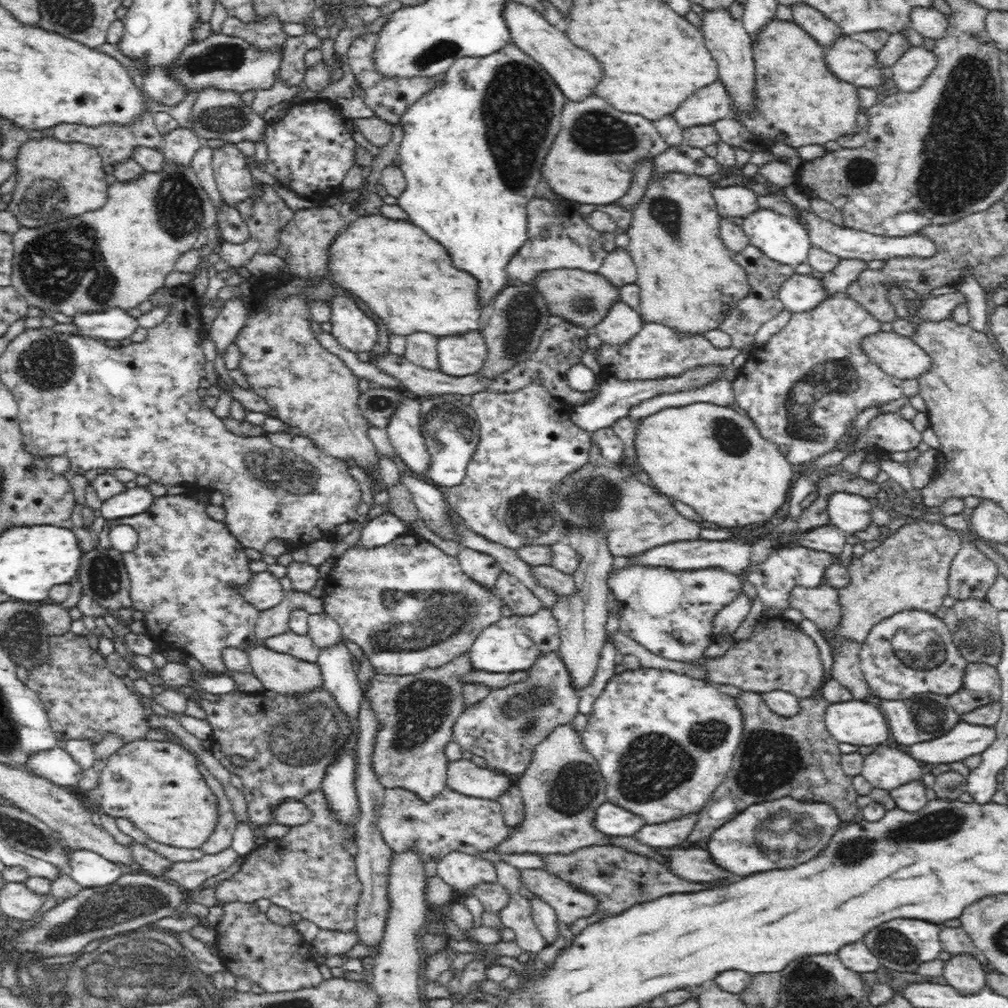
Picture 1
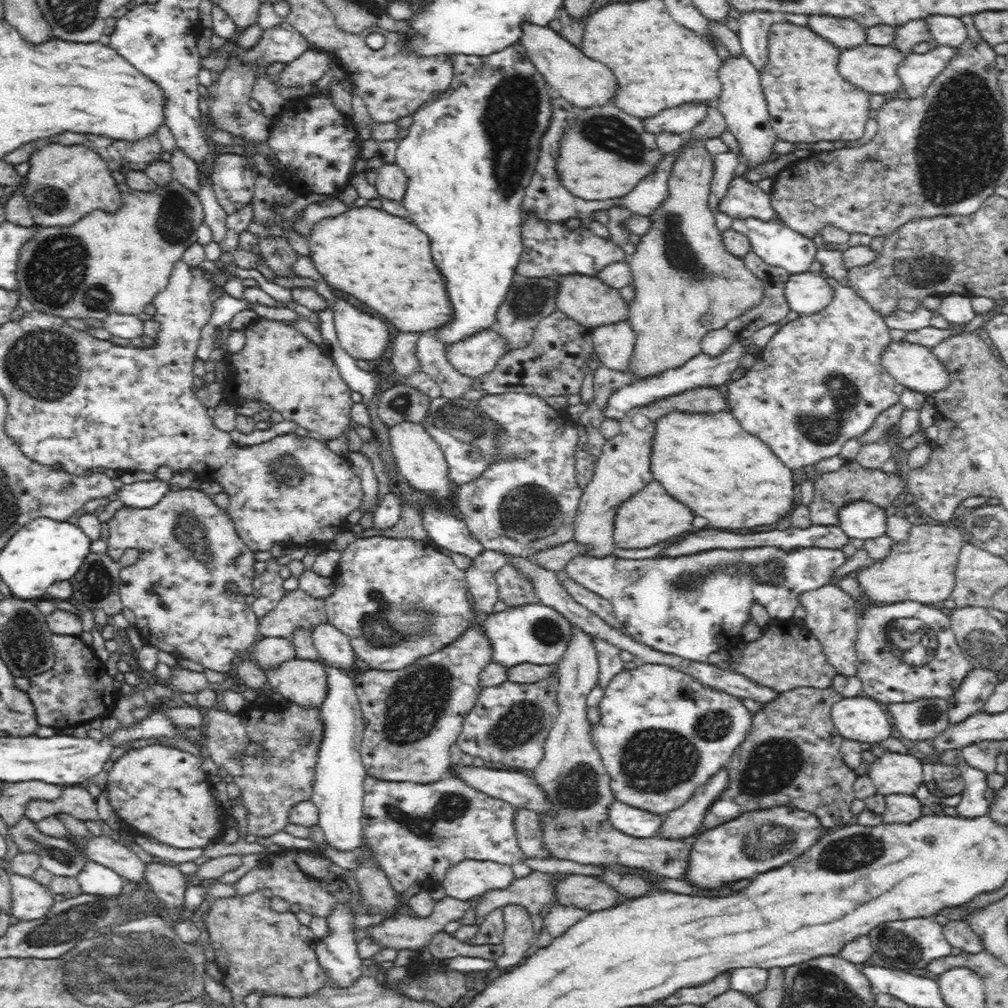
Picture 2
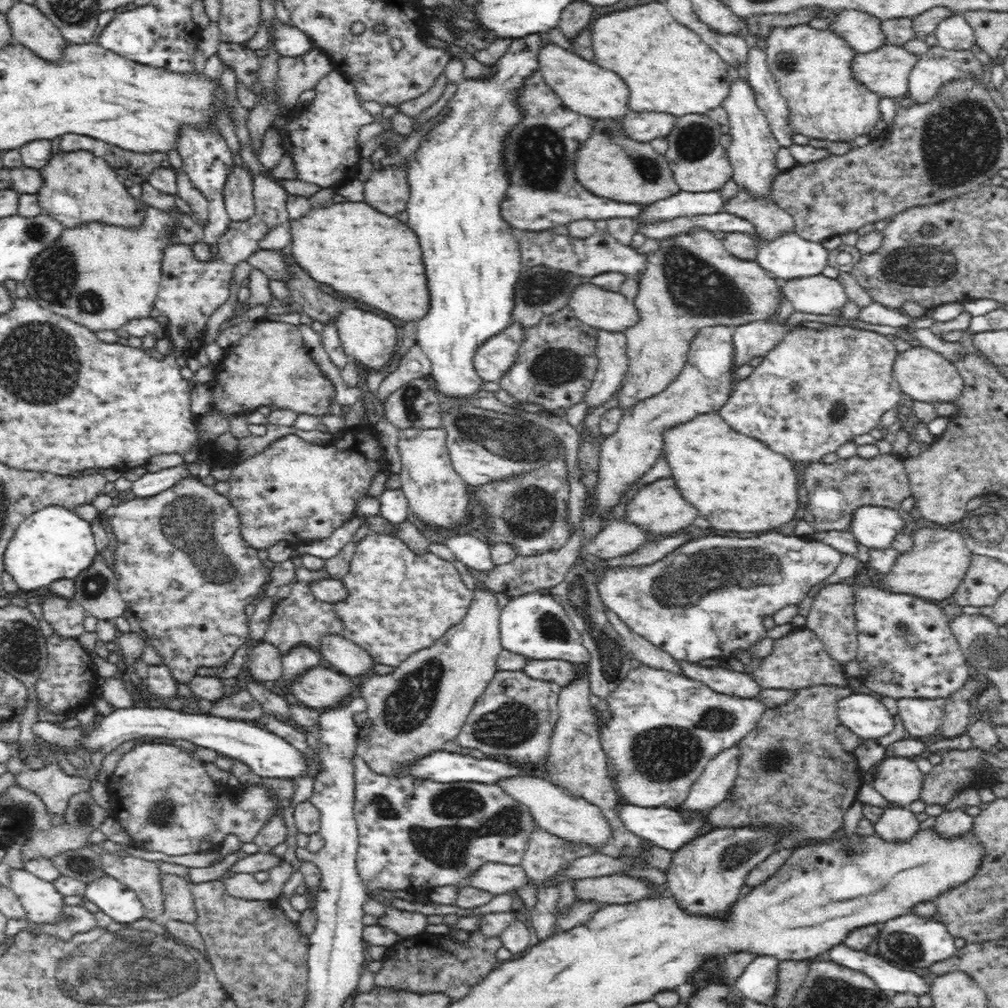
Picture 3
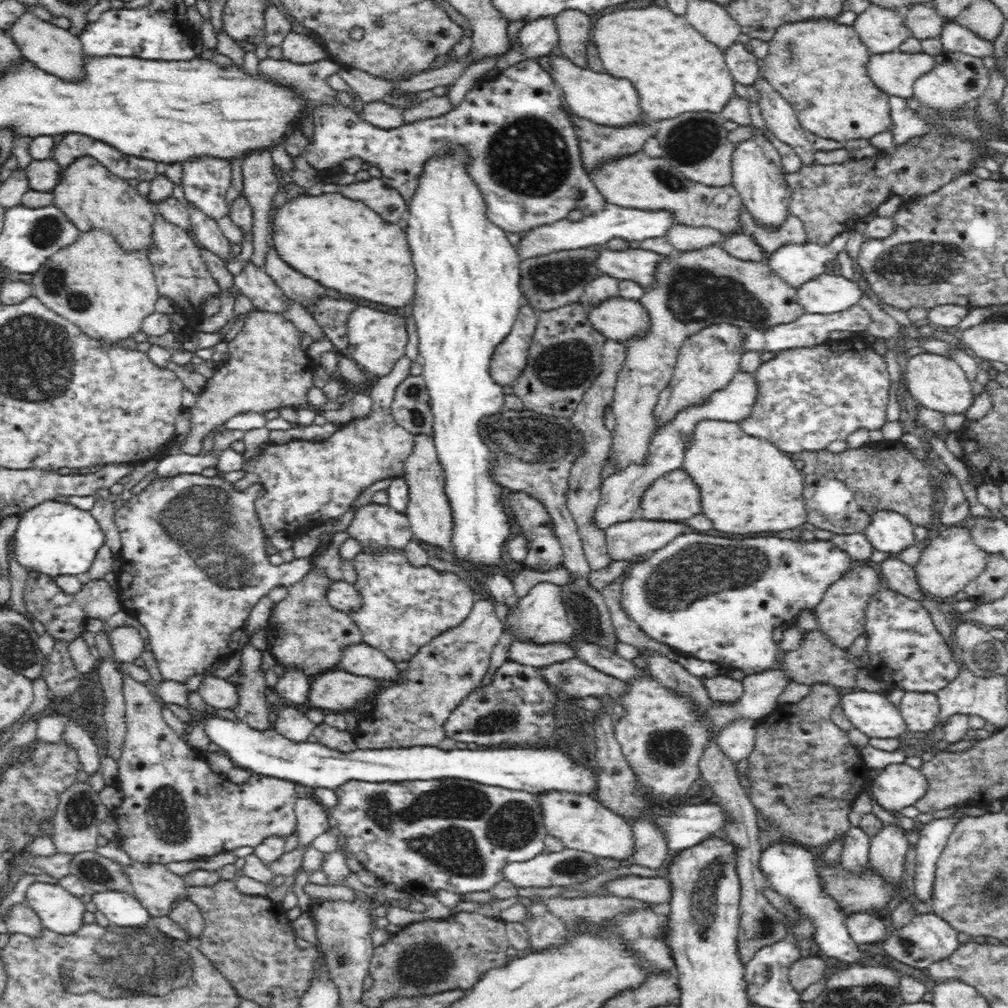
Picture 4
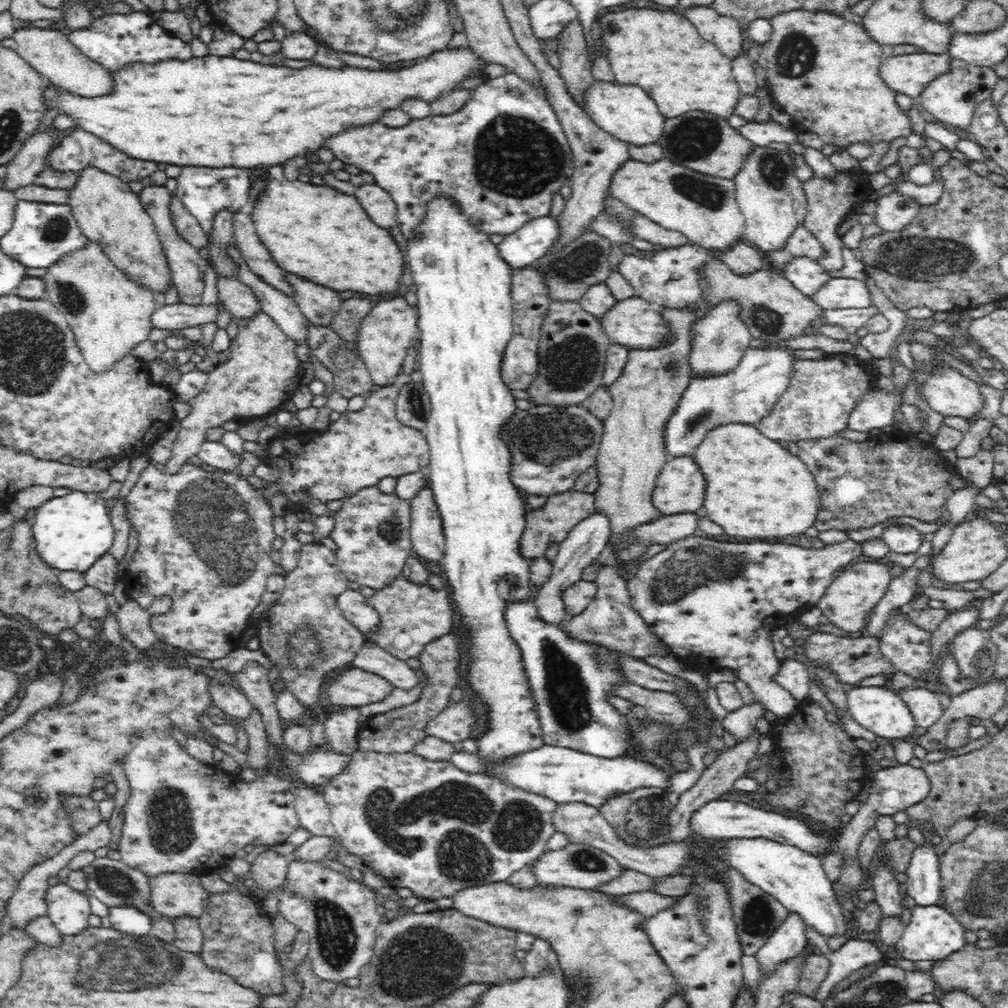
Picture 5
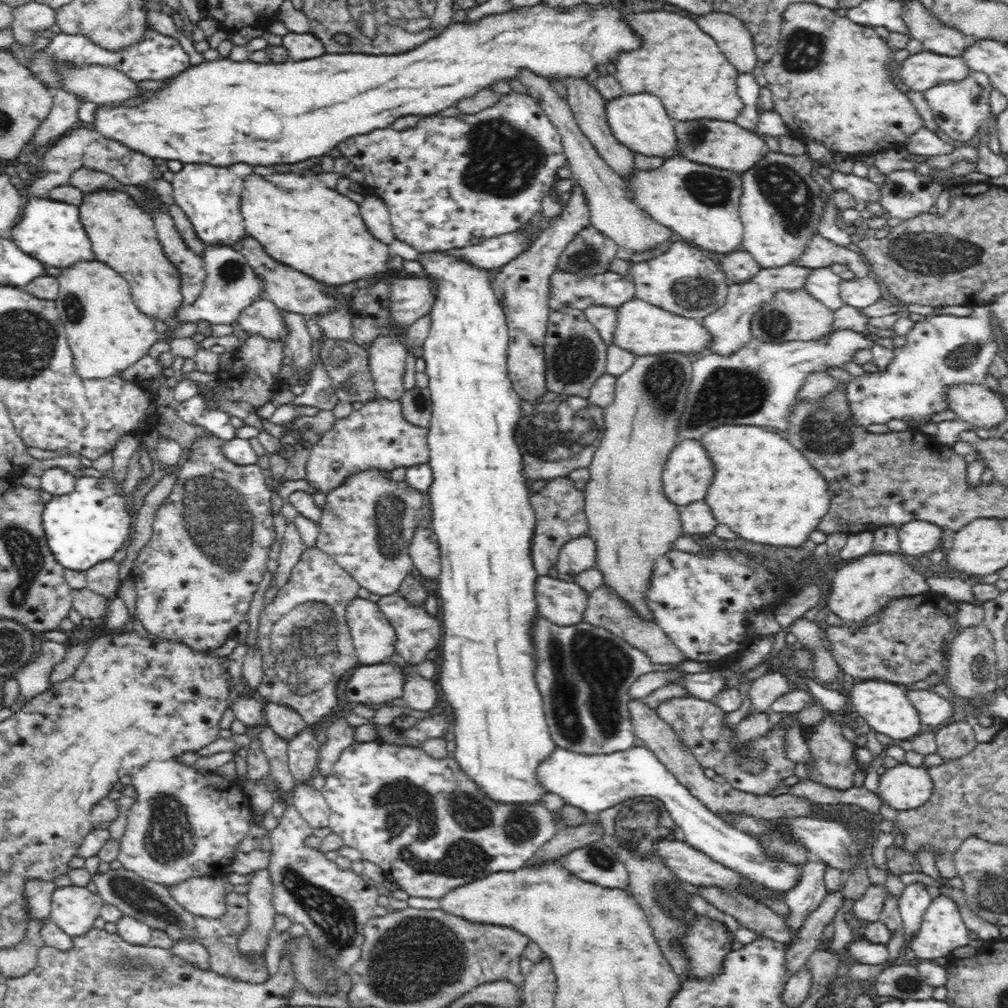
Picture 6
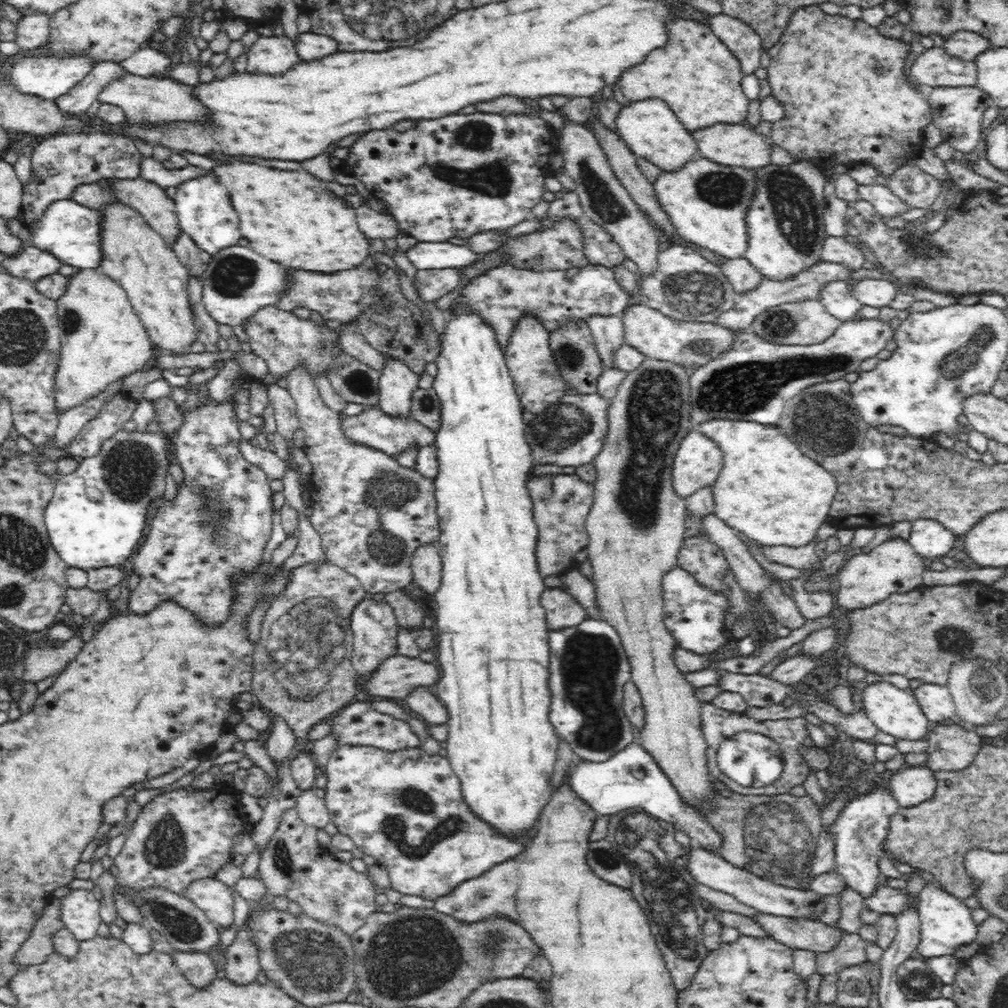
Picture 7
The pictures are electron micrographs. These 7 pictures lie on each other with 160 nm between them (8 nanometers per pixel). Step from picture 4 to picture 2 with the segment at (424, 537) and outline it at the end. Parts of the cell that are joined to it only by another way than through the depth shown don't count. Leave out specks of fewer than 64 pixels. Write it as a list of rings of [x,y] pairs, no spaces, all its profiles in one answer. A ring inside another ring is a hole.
[[[403,420],[393,424],[389,427],[388,438],[399,472],[412,488],[434,500],[452,497],[454,485],[447,480],[447,464],[443,460],[443,452],[431,435],[425,431],[423,423]]]

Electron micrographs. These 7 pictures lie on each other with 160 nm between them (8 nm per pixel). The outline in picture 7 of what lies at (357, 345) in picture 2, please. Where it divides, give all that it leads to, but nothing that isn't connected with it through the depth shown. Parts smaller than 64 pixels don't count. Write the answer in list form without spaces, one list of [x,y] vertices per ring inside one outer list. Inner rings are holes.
[[[482,255],[482,258],[470,267],[417,270],[415,288],[420,298],[427,303],[428,300],[437,301],[445,294],[452,292],[461,283],[463,270],[474,268],[484,258],[486,256]],[[386,357],[379,378],[378,408],[386,415],[410,418],[412,396],[419,389],[419,375],[404,362]]]

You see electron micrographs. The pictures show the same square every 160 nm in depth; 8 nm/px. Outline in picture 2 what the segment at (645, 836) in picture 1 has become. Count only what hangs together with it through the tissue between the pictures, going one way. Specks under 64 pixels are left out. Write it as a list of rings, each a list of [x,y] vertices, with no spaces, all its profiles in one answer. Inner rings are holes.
[[[725,768],[718,770],[718,774],[698,788],[694,796],[684,806],[680,806],[673,812],[668,813],[662,819],[655,836],[668,840],[688,838],[698,832],[703,826],[706,809],[712,804],[714,798],[718,798],[727,785]]]

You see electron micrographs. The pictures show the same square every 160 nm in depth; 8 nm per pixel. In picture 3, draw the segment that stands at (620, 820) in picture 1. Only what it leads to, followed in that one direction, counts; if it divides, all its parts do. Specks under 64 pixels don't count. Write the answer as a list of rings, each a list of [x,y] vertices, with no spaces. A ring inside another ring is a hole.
[[[633,804],[619,806],[621,823],[634,835],[643,838],[645,841],[662,848],[676,851],[677,848],[684,846],[690,840],[698,837],[698,832],[706,826],[704,816],[693,813],[684,815],[676,809],[668,807],[648,808]]]

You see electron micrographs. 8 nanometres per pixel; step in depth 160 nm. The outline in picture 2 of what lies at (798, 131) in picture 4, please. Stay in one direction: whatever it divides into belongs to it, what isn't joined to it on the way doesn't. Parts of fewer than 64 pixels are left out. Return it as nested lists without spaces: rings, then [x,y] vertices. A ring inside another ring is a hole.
[[[754,9],[740,12],[737,35],[739,36],[742,52],[758,67],[758,70],[767,61],[770,26],[777,22],[779,17],[772,11],[766,10]]]

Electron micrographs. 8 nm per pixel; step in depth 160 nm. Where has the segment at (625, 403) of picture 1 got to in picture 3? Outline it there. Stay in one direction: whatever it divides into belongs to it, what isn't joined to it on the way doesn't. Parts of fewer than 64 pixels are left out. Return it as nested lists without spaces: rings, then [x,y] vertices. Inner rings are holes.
[[[765,319],[735,327],[731,370],[735,371],[752,358],[764,356],[790,329],[783,326],[783,322],[766,322]]]

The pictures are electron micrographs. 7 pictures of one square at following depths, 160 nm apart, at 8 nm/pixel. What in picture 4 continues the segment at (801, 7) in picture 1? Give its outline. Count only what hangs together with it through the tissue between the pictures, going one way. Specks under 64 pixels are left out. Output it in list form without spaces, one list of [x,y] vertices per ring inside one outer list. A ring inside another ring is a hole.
[[[874,4],[856,16],[851,28],[870,54],[884,54],[898,50],[911,37],[903,25],[904,12],[886,10]]]

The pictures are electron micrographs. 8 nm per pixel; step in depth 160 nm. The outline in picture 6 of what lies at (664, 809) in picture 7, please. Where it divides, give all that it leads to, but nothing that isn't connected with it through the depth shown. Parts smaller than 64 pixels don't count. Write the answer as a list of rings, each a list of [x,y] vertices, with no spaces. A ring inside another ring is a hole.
[[[634,746],[628,750],[612,754],[580,754],[556,747],[556,750],[537,766],[538,784],[547,792],[554,792],[564,798],[565,802],[582,809],[592,817],[597,817],[603,810],[617,804],[647,804],[660,800],[675,824],[684,833],[684,841],[692,848],[707,854],[719,864],[734,870],[748,882],[766,889],[788,893],[801,878],[801,866],[788,864],[784,860],[768,857],[764,846],[740,831],[728,820],[714,815],[690,791],[678,782],[678,779],[666,768],[666,765],[655,754],[644,746]]]

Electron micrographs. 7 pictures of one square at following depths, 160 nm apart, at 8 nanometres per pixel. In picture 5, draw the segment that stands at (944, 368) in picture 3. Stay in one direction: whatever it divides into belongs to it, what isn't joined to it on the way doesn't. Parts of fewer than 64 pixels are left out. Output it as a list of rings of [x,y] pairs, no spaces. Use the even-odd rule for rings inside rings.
[[[946,367],[937,371],[930,370],[922,382],[921,391],[924,401],[931,409],[944,417],[970,419],[976,417],[985,405],[978,387],[976,382],[956,369]]]

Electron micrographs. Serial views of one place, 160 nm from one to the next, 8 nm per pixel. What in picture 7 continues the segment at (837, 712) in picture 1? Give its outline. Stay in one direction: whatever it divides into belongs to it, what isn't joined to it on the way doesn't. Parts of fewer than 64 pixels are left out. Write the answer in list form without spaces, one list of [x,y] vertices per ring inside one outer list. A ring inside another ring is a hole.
[[[876,682],[867,686],[863,691],[863,709],[866,711],[870,720],[878,729],[886,734],[890,734],[899,740],[922,740],[928,734],[928,720],[923,713],[922,707],[915,700],[911,690],[898,688],[889,682]]]

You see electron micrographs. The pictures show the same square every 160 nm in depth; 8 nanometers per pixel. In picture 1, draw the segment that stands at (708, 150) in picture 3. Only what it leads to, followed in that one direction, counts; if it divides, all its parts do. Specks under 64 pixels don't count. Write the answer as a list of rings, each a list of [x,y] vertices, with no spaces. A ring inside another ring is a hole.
[[[668,171],[666,176],[652,174],[646,192],[630,208],[631,221],[625,228],[630,242],[627,252],[638,269],[636,284],[640,287],[642,322],[660,321],[686,333],[718,329],[737,298],[749,291],[746,271],[732,260],[732,252],[719,235],[722,218],[717,211],[709,178]]]

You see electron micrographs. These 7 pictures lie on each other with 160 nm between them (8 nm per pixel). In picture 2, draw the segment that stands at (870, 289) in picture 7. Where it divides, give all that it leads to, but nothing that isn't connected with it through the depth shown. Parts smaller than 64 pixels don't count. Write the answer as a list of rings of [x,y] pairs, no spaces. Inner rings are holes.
[[[810,270],[791,274],[783,293],[791,310],[801,315],[822,310],[833,297],[833,290],[827,279]]]

